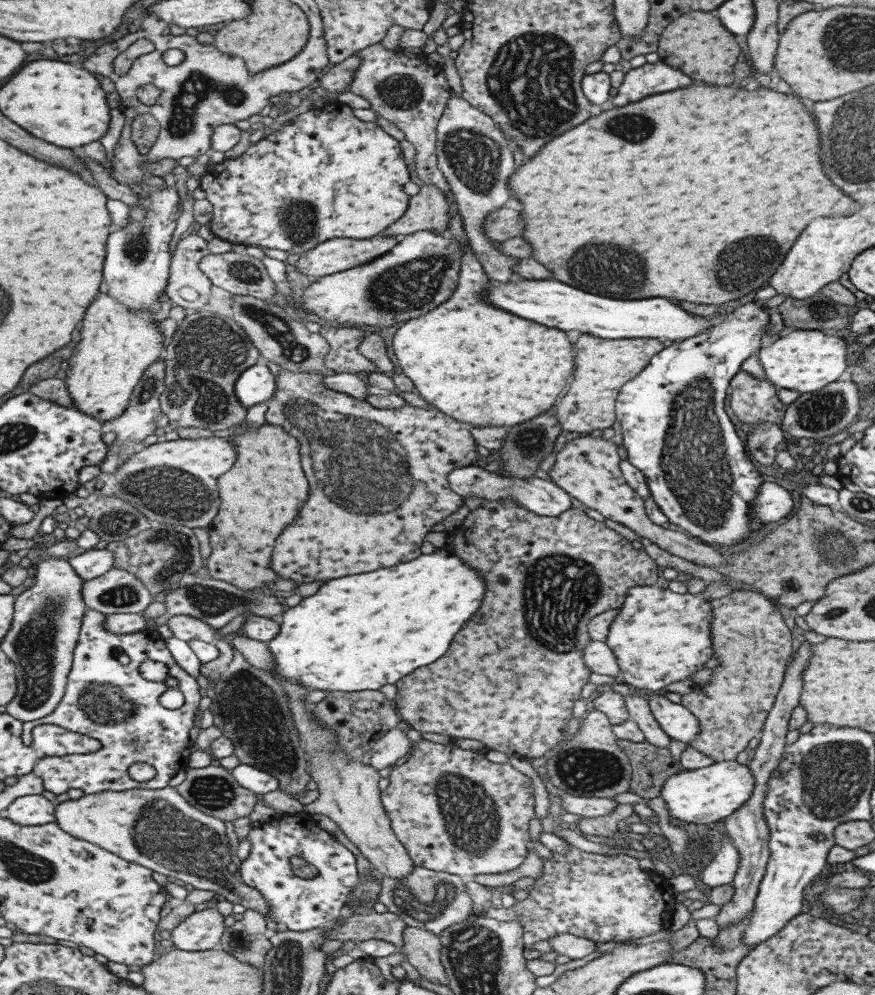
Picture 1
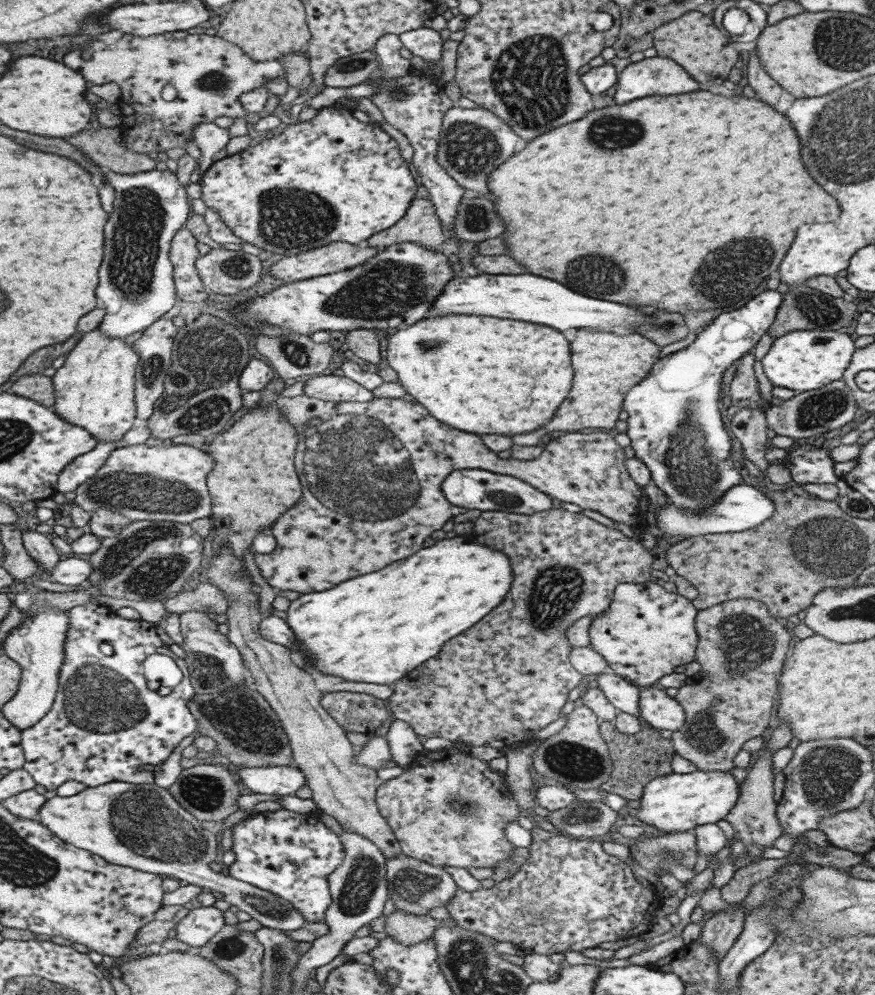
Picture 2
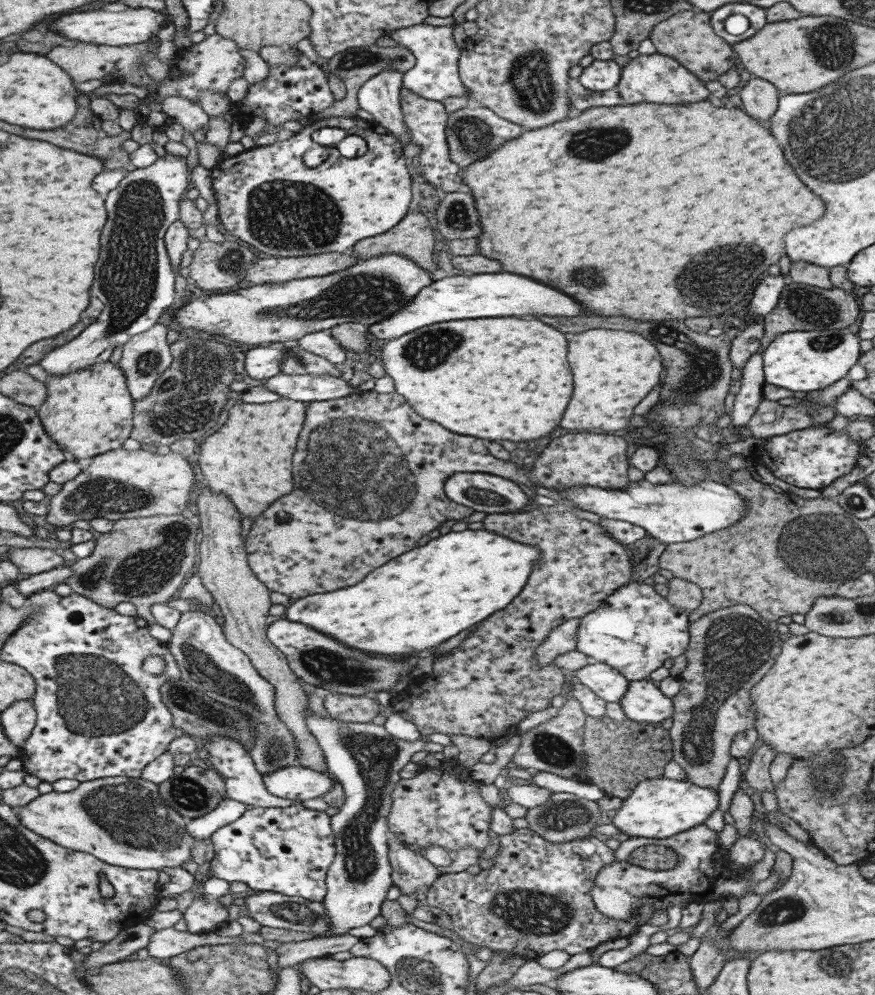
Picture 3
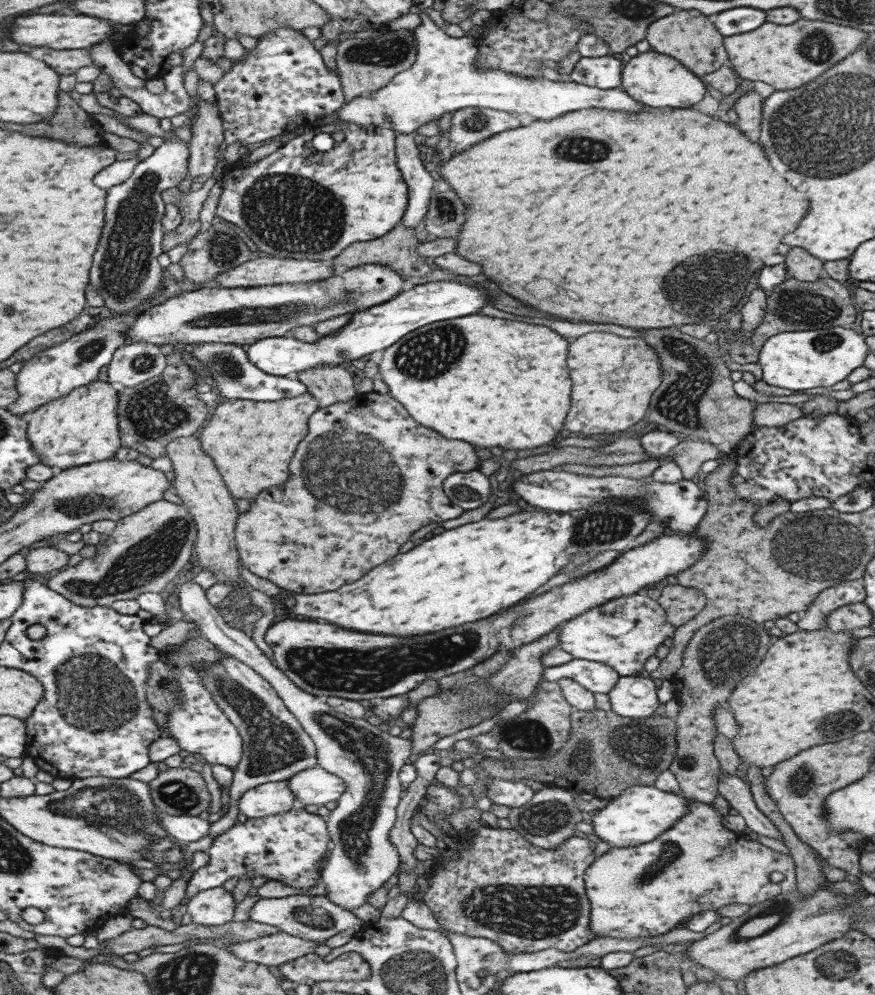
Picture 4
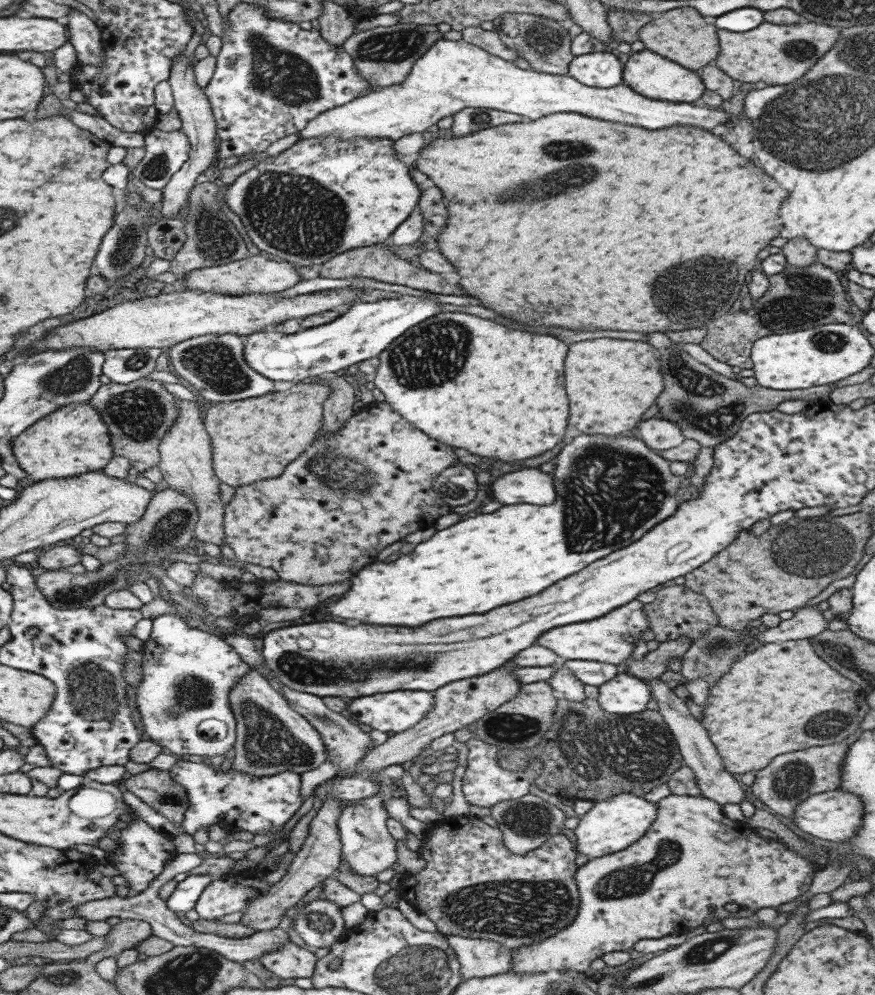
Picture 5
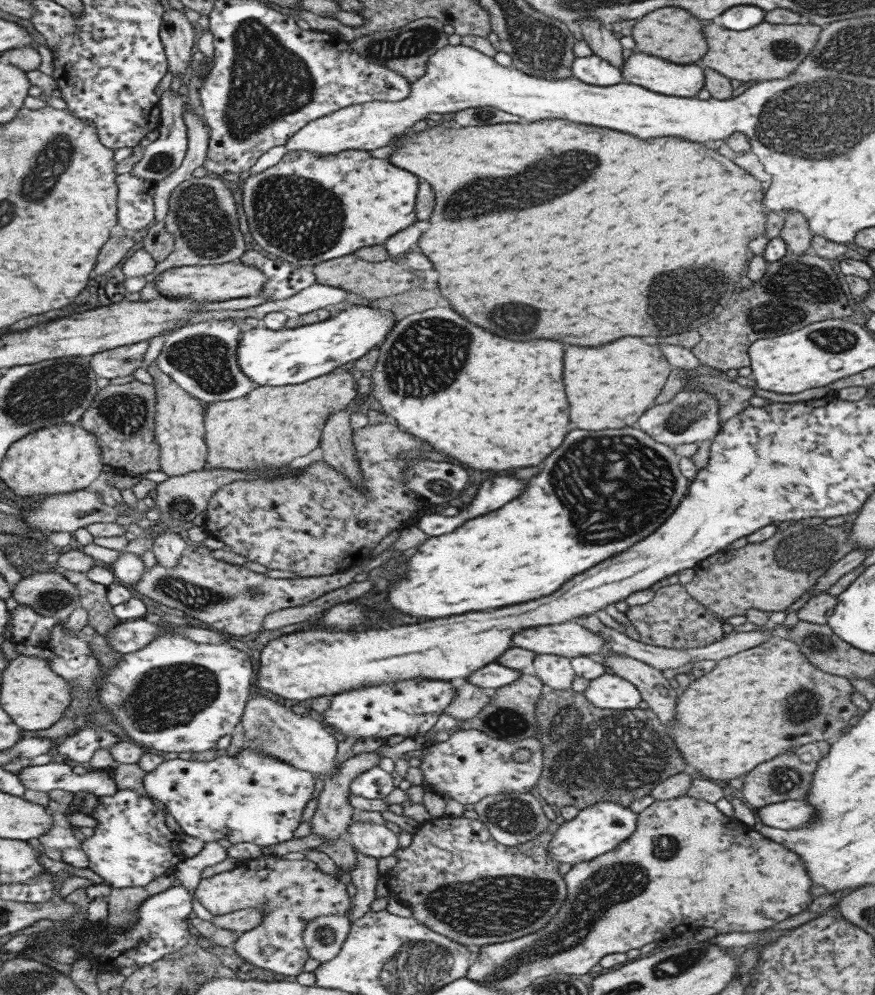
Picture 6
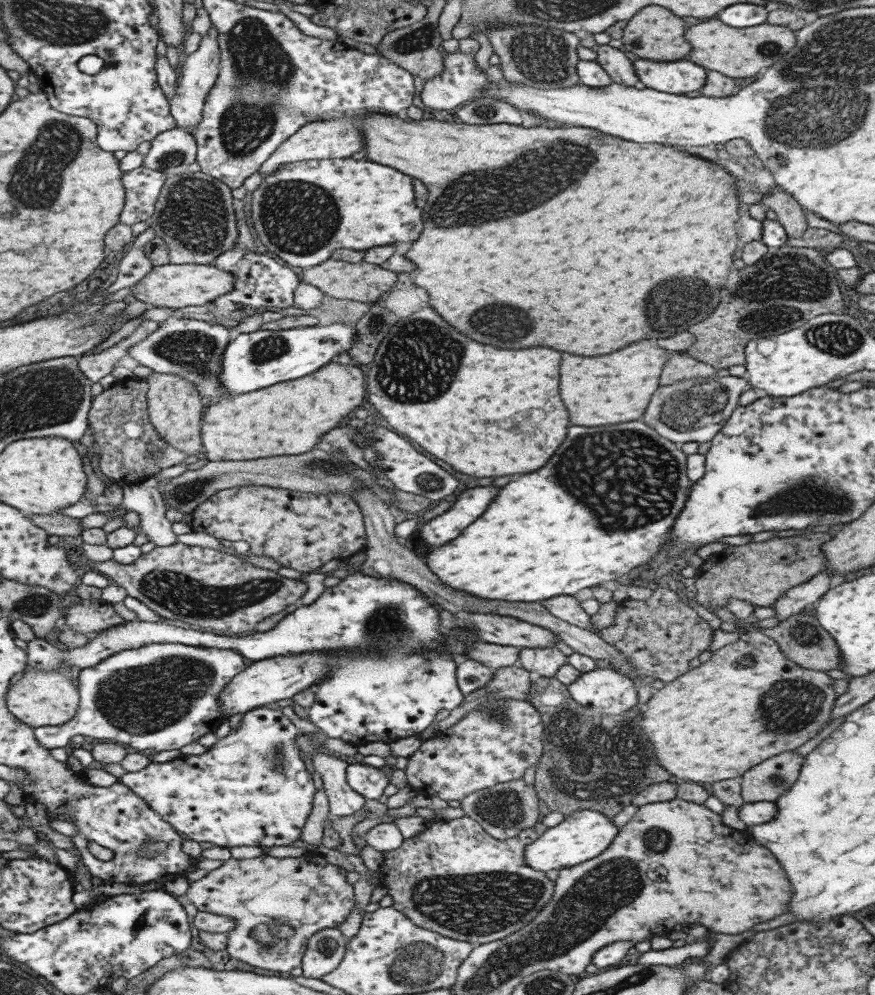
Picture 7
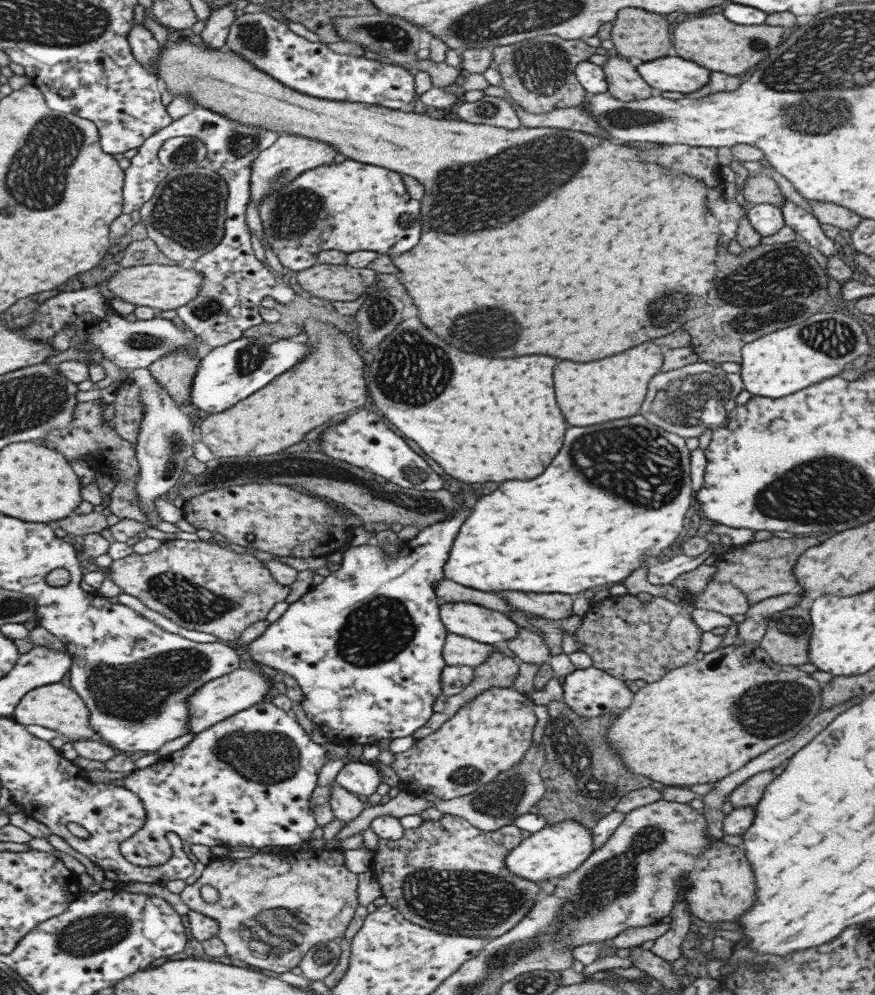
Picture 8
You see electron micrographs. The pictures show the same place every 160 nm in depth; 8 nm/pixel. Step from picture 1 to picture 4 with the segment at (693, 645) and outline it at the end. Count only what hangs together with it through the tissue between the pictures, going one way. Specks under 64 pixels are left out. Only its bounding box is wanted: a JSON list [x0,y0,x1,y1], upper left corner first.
[556,591,674,676]

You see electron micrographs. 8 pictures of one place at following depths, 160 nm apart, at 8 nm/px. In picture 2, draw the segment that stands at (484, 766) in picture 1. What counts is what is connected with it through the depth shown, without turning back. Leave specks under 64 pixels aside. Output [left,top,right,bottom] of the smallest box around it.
[374,748,518,868]

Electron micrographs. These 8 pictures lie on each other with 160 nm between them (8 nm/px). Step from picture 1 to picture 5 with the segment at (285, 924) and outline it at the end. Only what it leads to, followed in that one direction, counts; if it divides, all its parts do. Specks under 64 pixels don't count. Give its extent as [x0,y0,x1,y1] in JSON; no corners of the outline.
[165,874,215,912]

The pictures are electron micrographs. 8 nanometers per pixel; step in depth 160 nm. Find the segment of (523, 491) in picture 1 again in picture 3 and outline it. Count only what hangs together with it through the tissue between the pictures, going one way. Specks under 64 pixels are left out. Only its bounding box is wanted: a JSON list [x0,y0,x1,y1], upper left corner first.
[443,473,533,514]

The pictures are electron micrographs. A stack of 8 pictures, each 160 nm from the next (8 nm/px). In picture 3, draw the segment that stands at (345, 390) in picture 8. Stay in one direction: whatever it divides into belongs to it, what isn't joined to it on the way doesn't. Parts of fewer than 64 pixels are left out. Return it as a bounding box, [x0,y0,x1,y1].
[194,399,306,520]

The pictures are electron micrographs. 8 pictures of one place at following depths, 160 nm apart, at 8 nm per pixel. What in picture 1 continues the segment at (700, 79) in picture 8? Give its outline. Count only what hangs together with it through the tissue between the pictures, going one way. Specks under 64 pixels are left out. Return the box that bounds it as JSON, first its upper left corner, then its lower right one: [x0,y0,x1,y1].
[611,61,691,106]

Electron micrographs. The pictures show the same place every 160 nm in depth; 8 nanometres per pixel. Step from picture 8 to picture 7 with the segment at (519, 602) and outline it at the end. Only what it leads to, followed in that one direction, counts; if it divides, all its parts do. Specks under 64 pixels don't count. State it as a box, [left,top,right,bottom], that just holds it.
[540,595,601,636]

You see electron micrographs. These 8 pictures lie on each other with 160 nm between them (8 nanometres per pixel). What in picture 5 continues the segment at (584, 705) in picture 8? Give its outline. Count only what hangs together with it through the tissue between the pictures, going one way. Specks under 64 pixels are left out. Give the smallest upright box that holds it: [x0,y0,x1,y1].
[597,670,652,714]

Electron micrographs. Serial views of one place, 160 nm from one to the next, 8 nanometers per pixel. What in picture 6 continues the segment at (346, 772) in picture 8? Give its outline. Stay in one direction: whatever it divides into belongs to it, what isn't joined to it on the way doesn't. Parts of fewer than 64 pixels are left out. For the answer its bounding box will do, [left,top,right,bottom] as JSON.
[349,766,394,800]

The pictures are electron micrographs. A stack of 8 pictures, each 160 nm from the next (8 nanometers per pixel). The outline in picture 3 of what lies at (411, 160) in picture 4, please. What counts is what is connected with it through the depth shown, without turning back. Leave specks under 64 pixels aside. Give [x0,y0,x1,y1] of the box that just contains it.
[356,69,410,142]

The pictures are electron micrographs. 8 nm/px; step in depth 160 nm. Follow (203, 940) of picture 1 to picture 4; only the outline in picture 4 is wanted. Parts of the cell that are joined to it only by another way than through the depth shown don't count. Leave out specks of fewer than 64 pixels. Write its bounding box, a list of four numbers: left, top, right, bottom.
[185,887,235,926]

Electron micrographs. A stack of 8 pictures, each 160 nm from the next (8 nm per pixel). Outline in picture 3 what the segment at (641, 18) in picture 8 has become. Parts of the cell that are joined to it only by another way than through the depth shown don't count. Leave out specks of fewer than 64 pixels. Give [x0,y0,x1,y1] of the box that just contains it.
[648,12,737,82]

